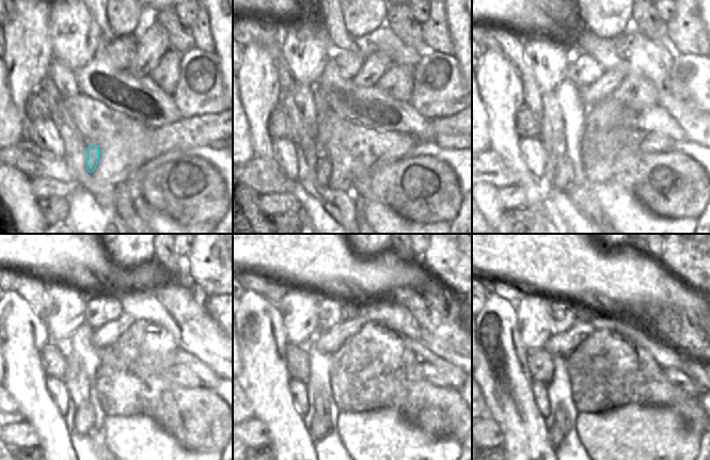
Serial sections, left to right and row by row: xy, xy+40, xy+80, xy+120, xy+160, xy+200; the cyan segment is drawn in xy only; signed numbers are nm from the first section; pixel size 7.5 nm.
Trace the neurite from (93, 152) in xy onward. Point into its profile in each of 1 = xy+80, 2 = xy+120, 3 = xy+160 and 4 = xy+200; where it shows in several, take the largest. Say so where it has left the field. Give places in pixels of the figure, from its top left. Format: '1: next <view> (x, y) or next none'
1: next xy+80 (564, 176)
2: next xy+120 (83, 421)
3: next xy+160 (321, 424)
4: next xy+200 (559, 428)

